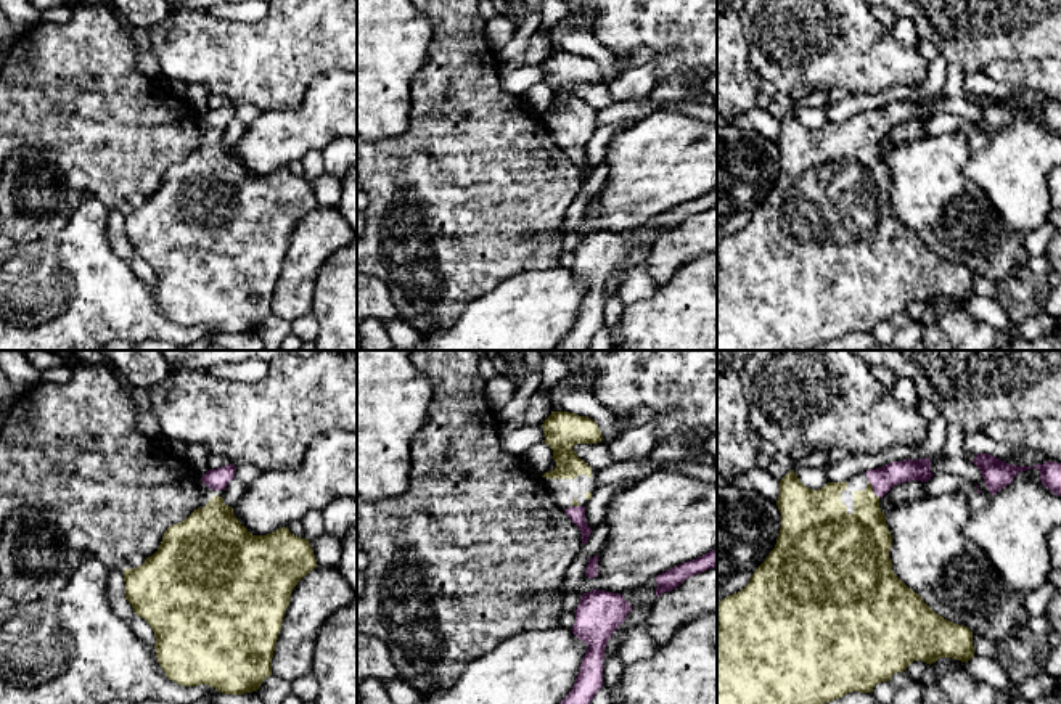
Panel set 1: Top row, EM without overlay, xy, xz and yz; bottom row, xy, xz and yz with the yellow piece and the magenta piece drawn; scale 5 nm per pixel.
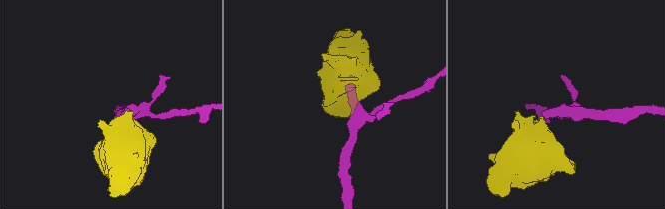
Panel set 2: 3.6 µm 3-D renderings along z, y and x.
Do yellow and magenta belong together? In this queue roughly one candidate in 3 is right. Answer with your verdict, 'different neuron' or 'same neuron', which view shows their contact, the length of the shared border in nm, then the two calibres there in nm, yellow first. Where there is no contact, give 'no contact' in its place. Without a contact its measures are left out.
same neuron | yz | 50 nm | 240/120 nm

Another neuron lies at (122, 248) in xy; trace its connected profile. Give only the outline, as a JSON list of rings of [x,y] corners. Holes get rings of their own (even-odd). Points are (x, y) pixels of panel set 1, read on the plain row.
[[[117,209],[109,220],[114,235],[116,235],[116,243],[114,243],[114,252],[124,259],[129,260],[135,252],[132,244],[125,239],[125,222],[124,222],[124,209]]]

